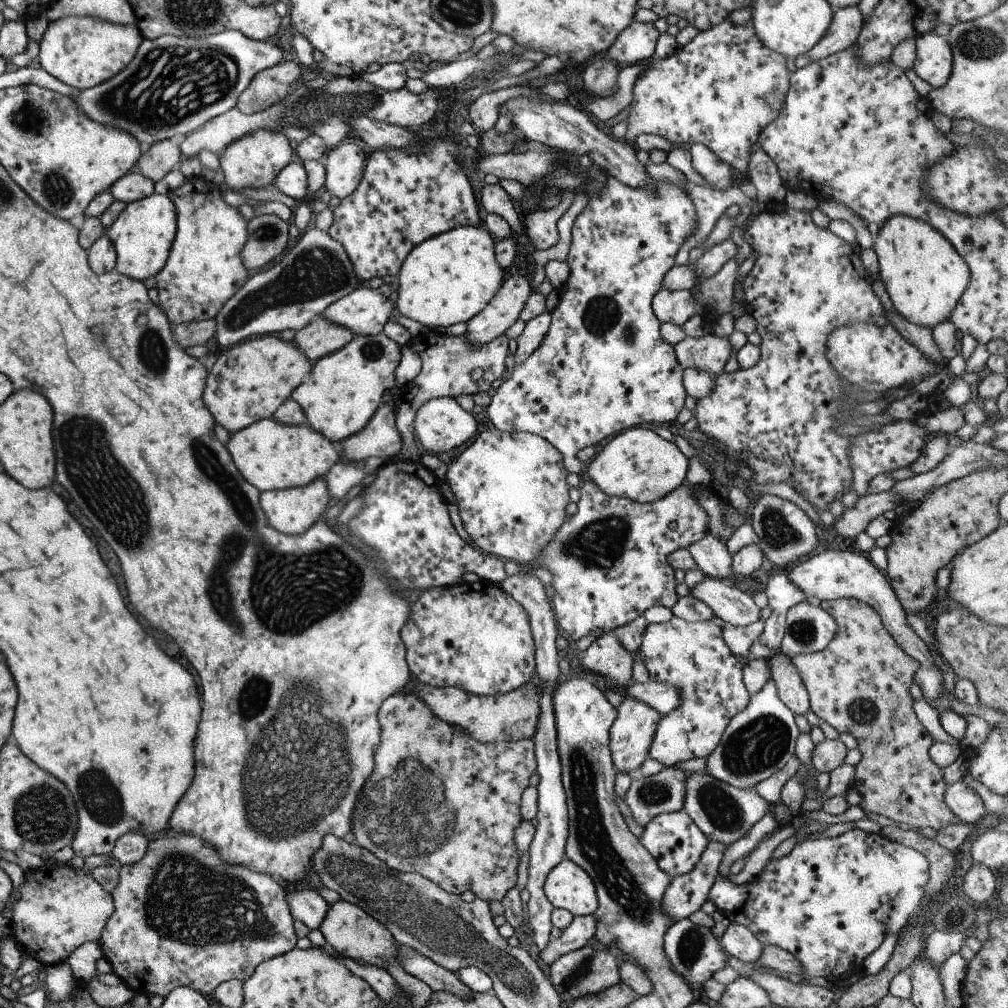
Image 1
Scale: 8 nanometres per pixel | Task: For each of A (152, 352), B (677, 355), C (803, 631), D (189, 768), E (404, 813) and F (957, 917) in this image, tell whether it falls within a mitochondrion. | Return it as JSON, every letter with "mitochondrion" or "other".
{"A":"mitochondrion","B":"other","C":"mitochondrion","D":"other","E":"mitochondrion","F":"mitochondrion"}

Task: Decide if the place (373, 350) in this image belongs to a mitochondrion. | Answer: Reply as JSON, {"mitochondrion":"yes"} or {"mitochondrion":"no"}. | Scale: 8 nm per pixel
{"mitochondrion":"yes"}

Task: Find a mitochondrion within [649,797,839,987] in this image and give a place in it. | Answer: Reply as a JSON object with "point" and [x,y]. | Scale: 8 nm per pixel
{"point":[690,946]}

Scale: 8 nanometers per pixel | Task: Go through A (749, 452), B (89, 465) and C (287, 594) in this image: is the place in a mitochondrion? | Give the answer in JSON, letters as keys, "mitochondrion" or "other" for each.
{"A":"other","B":"mitochondrion","C":"mitochondrion"}

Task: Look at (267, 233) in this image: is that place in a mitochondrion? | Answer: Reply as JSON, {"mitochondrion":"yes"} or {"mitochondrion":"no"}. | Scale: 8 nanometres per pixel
{"mitochondrion":"yes"}

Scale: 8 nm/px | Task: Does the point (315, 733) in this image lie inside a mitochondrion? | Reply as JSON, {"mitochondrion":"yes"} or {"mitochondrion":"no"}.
{"mitochondrion":"yes"}

